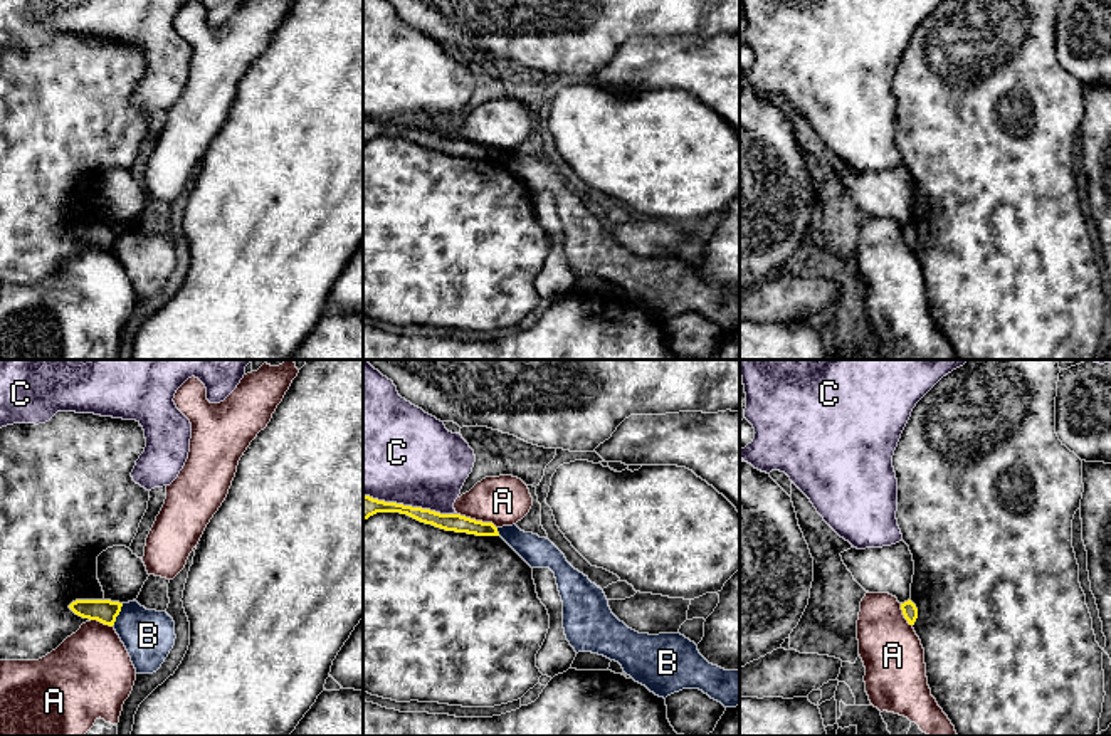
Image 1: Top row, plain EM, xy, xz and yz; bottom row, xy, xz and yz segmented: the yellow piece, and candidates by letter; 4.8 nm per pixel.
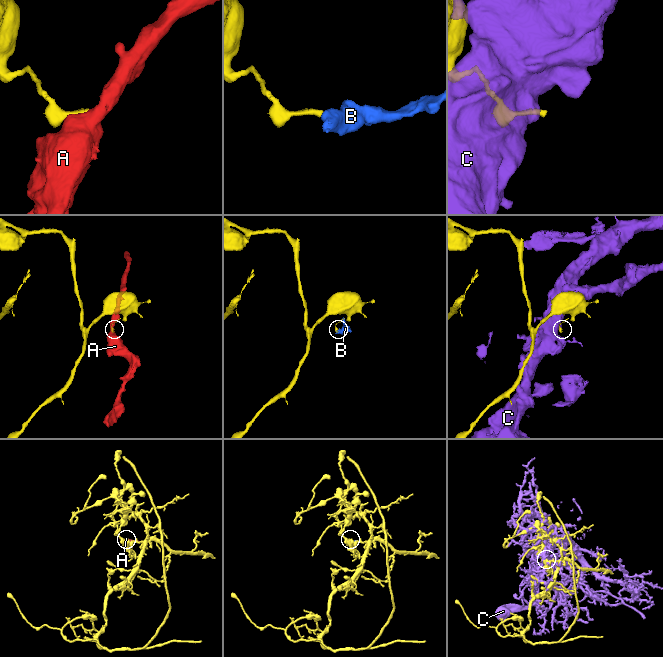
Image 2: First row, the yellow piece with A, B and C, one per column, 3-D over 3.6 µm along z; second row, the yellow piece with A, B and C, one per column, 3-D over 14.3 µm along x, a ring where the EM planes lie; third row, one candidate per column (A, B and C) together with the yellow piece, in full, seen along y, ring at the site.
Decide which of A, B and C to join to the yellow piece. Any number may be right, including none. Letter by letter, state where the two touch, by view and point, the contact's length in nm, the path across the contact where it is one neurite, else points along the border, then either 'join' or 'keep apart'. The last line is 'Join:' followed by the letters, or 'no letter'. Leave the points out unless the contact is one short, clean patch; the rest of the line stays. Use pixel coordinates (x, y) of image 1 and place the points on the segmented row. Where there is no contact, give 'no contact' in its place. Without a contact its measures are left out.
A: meets yellow in xz at (478, 521); contact 200 nm long; keep apart
B: meets yellow in xy at (118, 614); contact 130 nm long; border along xy (123, 604), (111, 625); keep apart
C: meets yellow in xz at (410, 506); contact 460 nm long; keep apart
Join: no letter

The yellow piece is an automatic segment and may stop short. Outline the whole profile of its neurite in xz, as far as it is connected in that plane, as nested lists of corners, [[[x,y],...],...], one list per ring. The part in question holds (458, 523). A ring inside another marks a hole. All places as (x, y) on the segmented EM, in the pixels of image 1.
[[[363,494],[363,521],[376,513],[400,513],[420,523],[455,533],[467,533],[476,536],[499,536],[492,523],[476,521],[461,514],[440,514],[430,509],[403,506],[397,502],[385,502]]]

